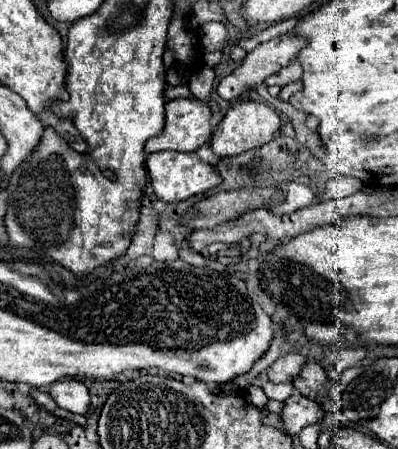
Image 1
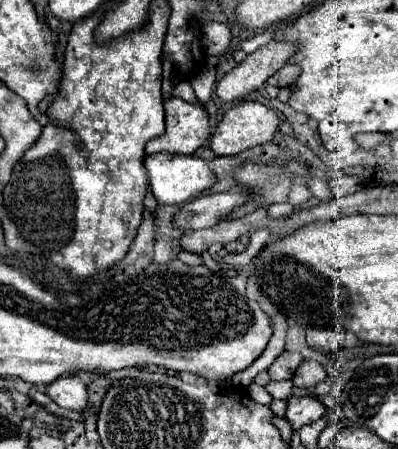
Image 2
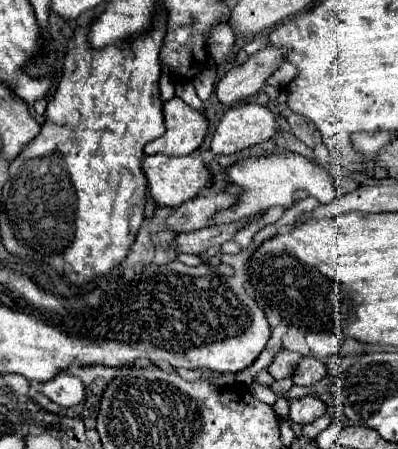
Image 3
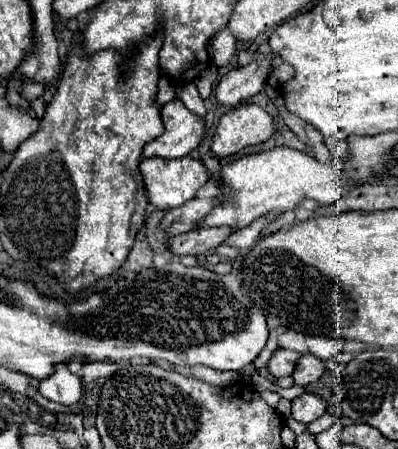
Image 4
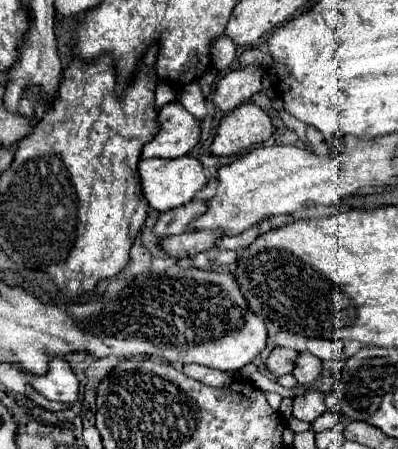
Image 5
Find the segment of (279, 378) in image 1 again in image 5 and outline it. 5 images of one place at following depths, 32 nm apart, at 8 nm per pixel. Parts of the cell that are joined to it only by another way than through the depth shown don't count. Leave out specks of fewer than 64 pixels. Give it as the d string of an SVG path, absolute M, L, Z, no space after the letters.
M276 346L268 360L266 360L266 368L278 378L282 374L290 374L292 368L294 368L294 360L296 360L298 352L292 350L292 348L282 348L282 346Z

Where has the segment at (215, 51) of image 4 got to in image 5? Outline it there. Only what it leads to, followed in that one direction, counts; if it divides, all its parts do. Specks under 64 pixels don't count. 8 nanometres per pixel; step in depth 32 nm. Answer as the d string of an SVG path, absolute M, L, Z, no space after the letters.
M222 34L222 38L216 40L216 46L212 48L212 62L222 72L230 68L234 58L236 58L236 46L228 40L228 36Z

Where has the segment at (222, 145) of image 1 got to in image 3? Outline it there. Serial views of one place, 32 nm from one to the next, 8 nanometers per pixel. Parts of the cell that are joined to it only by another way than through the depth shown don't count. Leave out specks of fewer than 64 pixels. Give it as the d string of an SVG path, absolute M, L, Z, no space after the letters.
M246 102L230 108L212 136L212 152L216 156L236 154L248 146L266 142L276 132L272 112L256 102Z

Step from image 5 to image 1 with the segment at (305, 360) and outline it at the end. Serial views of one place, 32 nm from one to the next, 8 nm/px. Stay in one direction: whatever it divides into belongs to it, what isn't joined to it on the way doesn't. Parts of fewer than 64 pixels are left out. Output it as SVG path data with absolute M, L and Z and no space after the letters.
M306 360L300 374L294 378L294 388L300 390L300 394L304 394L308 398L322 400L326 396L322 390L322 384L326 384L326 382L328 382L328 376L326 376L324 368L314 360Z

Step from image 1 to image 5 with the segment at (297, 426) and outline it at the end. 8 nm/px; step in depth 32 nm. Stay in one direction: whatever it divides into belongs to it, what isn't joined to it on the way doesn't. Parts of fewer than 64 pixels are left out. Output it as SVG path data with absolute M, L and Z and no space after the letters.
M316 388L304 390L294 398L294 418L314 422L324 412L324 394Z

